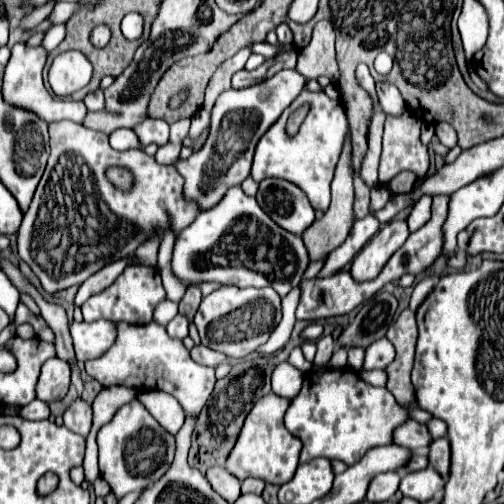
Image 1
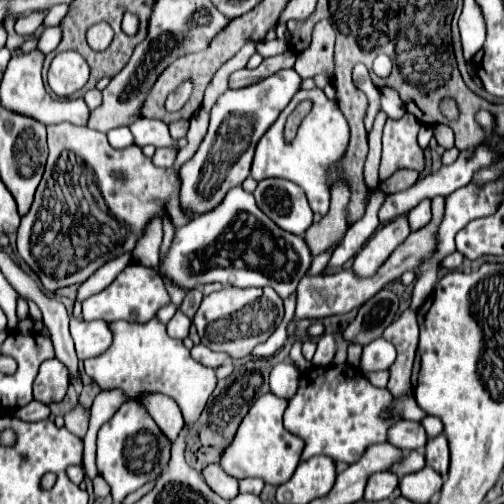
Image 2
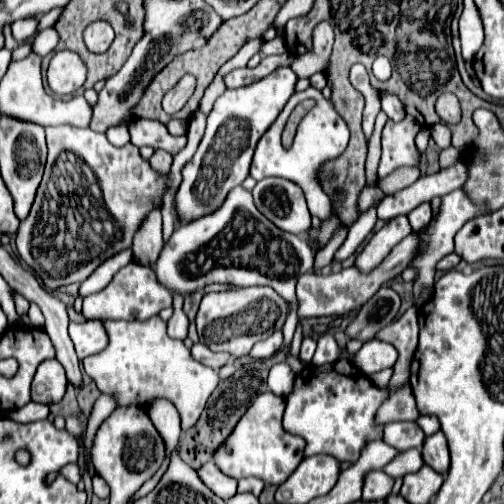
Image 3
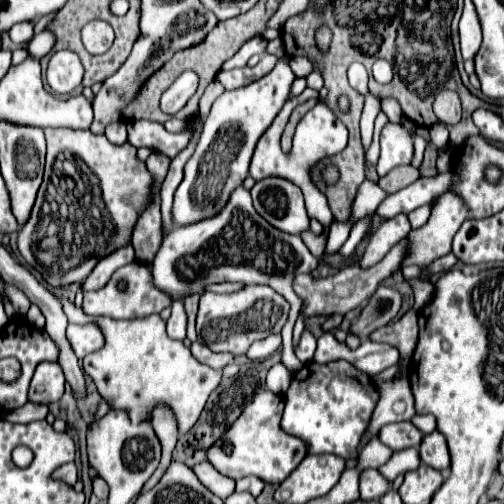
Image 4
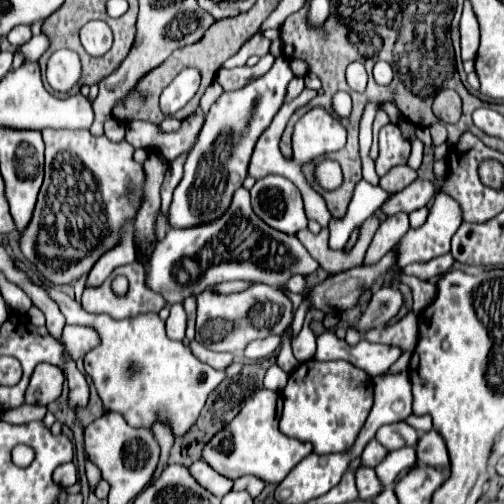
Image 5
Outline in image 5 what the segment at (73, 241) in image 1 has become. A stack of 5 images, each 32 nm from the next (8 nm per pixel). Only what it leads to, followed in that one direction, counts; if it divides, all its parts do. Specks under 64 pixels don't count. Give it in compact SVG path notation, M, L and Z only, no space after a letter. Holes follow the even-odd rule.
M46 128L42 136L46 142L46 178L32 220L20 232L20 250L46 282L72 284L88 274L98 258L120 242L122 226L136 220L144 198L146 172L142 164L134 162L134 146L128 142L116 144L106 136L92 136L88 130L70 132ZM60 154L78 162L78 170L84 170L88 184L80 182L80 188L52 184L54 164Z

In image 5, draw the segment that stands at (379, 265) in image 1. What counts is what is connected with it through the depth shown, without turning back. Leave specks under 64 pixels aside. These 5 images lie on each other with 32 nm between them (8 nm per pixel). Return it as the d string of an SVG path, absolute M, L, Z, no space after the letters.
M400 212L396 216L390 216L386 220L380 222L380 228L376 230L368 250L366 250L366 256L364 256L364 266L372 266L376 262L380 262L380 258L390 252L398 240L402 240L402 236L410 230L410 224L408 224L408 214Z

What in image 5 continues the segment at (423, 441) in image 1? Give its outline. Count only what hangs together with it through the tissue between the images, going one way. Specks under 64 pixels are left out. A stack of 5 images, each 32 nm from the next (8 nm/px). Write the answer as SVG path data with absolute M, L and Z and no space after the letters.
M396 422L396 424L386 424L384 428L380 428L376 432L376 438L388 450L398 450L398 448L404 448L404 446L416 446L420 436L410 424Z

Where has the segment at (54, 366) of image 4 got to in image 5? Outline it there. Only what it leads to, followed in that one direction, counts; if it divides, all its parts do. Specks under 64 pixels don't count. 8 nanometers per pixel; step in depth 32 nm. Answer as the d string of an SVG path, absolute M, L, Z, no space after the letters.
M38 364L26 392L26 402L46 406L60 398L62 388L64 388L64 372L54 364Z

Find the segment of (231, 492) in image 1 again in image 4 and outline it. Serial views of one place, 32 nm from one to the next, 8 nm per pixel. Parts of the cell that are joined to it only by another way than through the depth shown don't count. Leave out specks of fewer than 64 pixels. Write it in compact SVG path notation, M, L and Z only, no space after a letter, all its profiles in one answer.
M202 462L202 464L194 466L194 472L196 472L198 480L200 480L210 492L214 492L214 494L220 496L220 498L228 498L228 496L234 492L234 488L236 488L236 482L234 482L232 478L220 474L210 462Z

